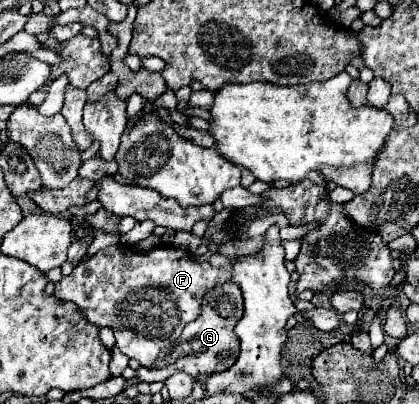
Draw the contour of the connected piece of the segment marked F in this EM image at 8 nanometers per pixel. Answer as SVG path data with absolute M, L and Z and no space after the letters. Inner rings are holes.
M113 245L97 251L91 259L79 263L71 275L55 283L53 295L61 303L67 301L75 303L91 325L97 325L99 329L101 327L113 329L115 345L119 347L119 351L129 359L137 359L143 367L151 367L161 353L163 341L177 341L177 333L181 333L183 327L199 315L201 297L207 291L211 291L213 285L221 285L229 277L231 277L231 267L213 267L207 261L199 263L193 257L189 257L187 251L177 247L161 245L149 251L137 251L133 247ZM147 307L153 307L151 317L147 313Z

